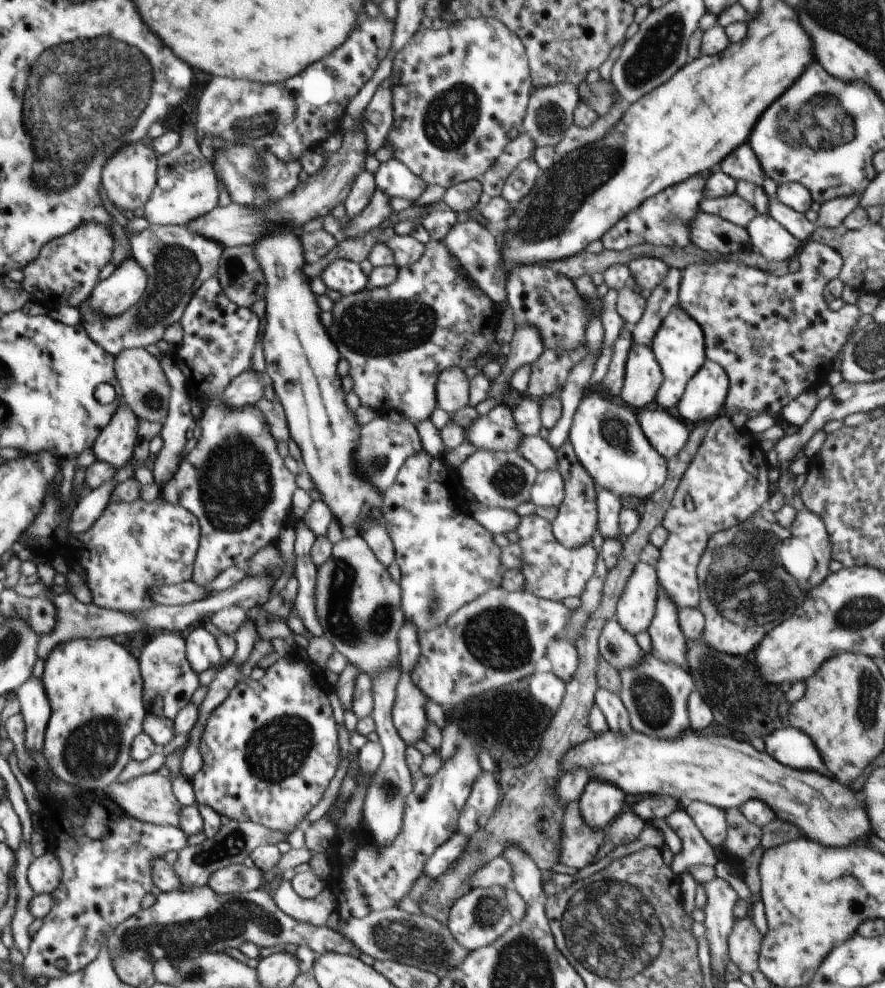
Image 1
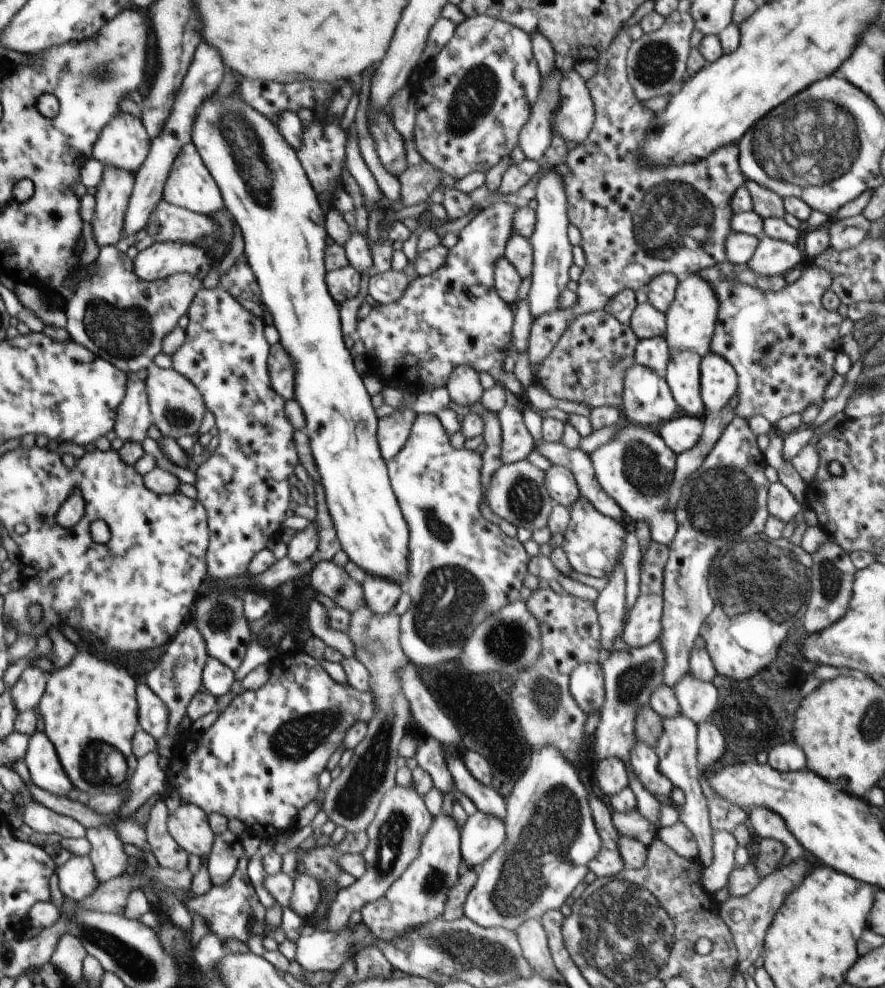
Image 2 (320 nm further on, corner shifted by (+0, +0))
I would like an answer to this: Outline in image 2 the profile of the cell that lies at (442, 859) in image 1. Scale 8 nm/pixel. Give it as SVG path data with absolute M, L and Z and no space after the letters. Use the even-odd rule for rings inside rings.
M477 811L461 828L461 853L468 868L477 869L505 839L505 824L497 816Z

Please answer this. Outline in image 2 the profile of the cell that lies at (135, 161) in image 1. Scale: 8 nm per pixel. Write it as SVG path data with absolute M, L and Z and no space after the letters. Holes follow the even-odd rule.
M120 111L100 131L92 158L135 173L149 156L152 146L144 122L135 115Z

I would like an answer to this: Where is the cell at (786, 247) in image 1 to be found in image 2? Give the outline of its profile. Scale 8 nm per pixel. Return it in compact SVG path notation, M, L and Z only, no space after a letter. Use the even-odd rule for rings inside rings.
M765 234L759 239L752 258L746 263L756 275L784 275L806 263L797 245L771 239Z

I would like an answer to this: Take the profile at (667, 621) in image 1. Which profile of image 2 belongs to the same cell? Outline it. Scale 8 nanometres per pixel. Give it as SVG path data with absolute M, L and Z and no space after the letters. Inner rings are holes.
M690 672L673 688L681 714L693 720L697 726L712 722L712 714L718 706L718 690L714 683L705 683Z

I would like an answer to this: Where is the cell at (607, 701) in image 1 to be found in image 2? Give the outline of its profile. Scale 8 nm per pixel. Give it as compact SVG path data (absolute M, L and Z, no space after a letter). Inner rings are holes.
M636 741L631 750L633 774L655 797L665 800L670 798L673 786L671 780L659 769L659 758L656 751Z

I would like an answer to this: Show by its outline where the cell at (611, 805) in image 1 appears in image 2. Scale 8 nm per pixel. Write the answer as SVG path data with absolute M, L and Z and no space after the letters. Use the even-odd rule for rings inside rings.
M618 757L597 760L594 771L598 786L606 796L616 794L629 786L627 766Z

